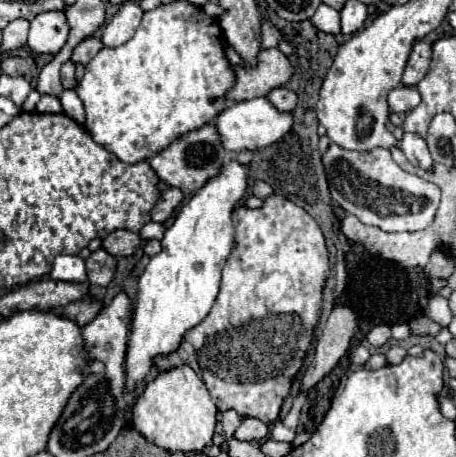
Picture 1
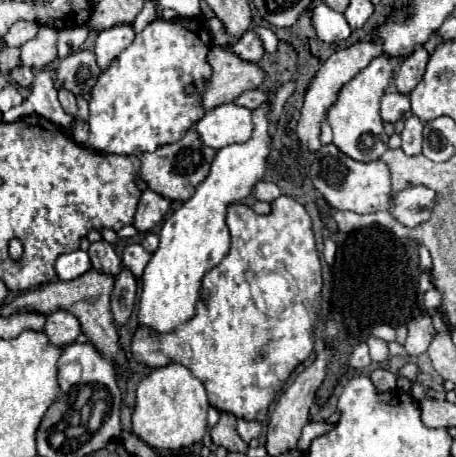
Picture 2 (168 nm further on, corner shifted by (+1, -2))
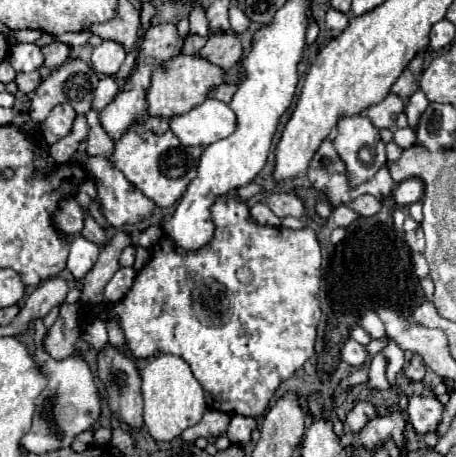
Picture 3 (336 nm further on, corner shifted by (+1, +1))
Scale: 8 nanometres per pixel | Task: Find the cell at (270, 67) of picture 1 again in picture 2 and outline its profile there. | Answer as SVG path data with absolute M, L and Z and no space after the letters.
M212 46L206 60L212 66L212 76L202 84L186 86L186 94L200 94L200 106L204 110L234 102L240 92L248 88L258 88L264 80L264 72L258 64L244 64L244 60L232 56L232 52L224 48Z

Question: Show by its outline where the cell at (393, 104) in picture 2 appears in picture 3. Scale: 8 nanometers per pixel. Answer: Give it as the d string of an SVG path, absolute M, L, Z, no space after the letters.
M390 93L384 101L372 105L366 109L366 115L370 117L370 121L378 127L378 129L392 129L396 125L396 117L404 111L404 99Z

